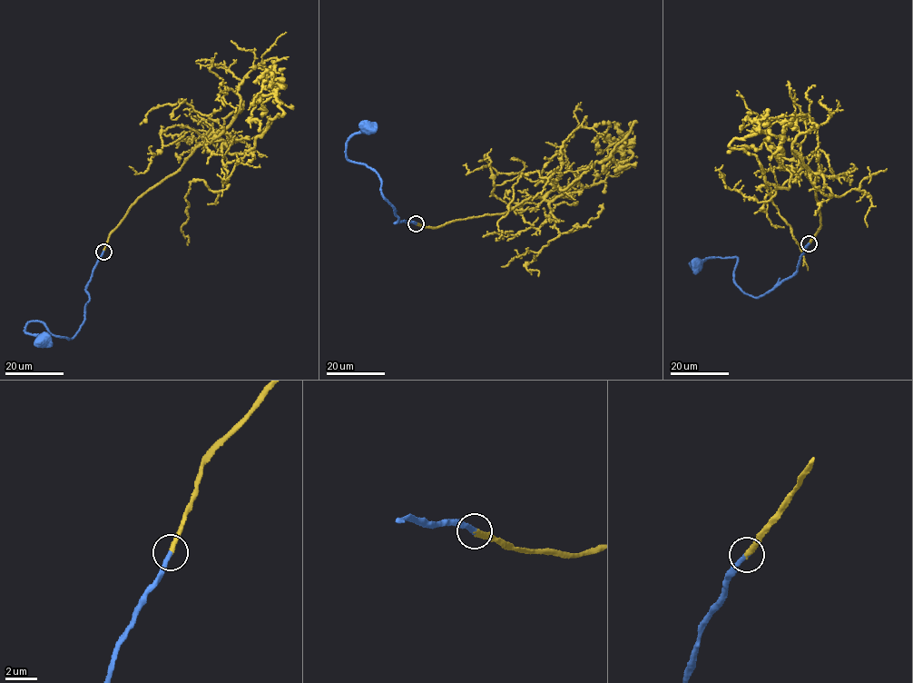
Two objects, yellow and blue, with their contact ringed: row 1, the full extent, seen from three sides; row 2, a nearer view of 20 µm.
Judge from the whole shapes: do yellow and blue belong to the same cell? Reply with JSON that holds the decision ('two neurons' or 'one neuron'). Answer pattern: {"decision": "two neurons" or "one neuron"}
{"decision": "one neuron"}

